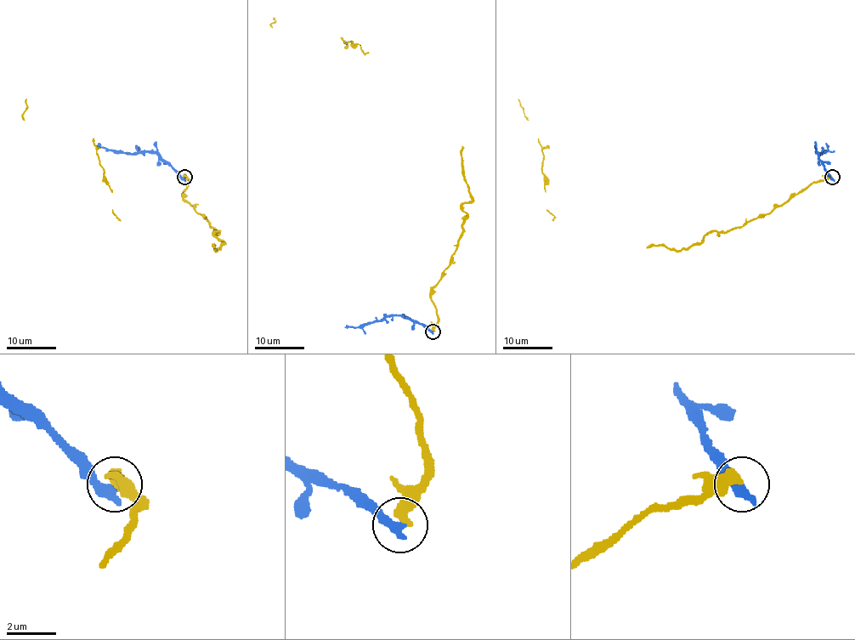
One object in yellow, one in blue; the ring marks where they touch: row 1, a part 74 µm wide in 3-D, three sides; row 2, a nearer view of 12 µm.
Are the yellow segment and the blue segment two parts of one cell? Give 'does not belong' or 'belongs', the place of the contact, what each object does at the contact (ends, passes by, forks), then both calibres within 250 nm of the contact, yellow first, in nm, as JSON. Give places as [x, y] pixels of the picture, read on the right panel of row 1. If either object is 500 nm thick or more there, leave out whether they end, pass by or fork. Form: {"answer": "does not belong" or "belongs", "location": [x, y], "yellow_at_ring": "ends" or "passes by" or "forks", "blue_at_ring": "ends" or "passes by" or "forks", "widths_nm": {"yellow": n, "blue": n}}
{"answer": "does not belong", "location": [832, 177], "yellow_at_ring": "ends", "blue_at_ring": "ends", "widths_nm": {"yellow": 480, "blue": 460}}

